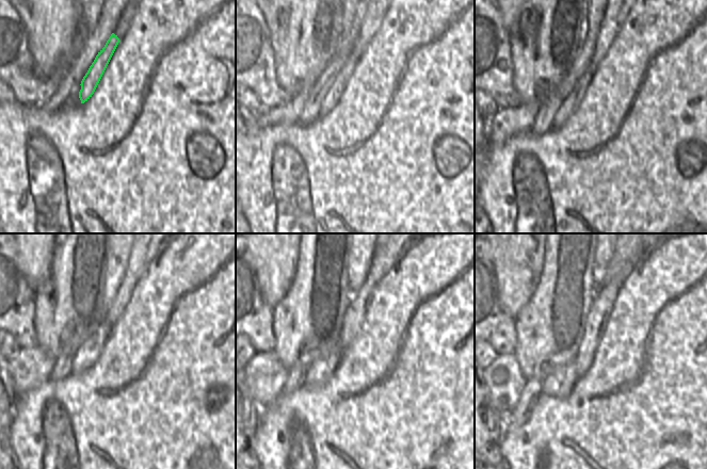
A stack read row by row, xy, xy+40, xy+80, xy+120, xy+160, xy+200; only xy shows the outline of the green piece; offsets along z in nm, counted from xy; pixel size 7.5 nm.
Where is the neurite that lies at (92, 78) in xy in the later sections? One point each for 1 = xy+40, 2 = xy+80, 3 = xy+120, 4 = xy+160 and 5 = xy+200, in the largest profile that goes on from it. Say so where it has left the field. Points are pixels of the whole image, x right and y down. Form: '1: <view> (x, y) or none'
1: xy+40 (332, 98)
2: xy+80 (568, 104)
3: xy+120 (89, 353)
4: xy+160 (319, 372)
5: xy+200 (559, 384)

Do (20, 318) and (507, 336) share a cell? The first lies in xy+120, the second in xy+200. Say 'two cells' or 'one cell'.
one cell

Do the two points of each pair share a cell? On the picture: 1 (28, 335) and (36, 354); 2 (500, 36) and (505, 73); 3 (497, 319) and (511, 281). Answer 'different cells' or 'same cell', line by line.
1: different cells
2: same cell
3: different cells

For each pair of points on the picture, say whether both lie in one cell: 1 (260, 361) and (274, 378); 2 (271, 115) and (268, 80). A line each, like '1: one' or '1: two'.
1: one
2: two

